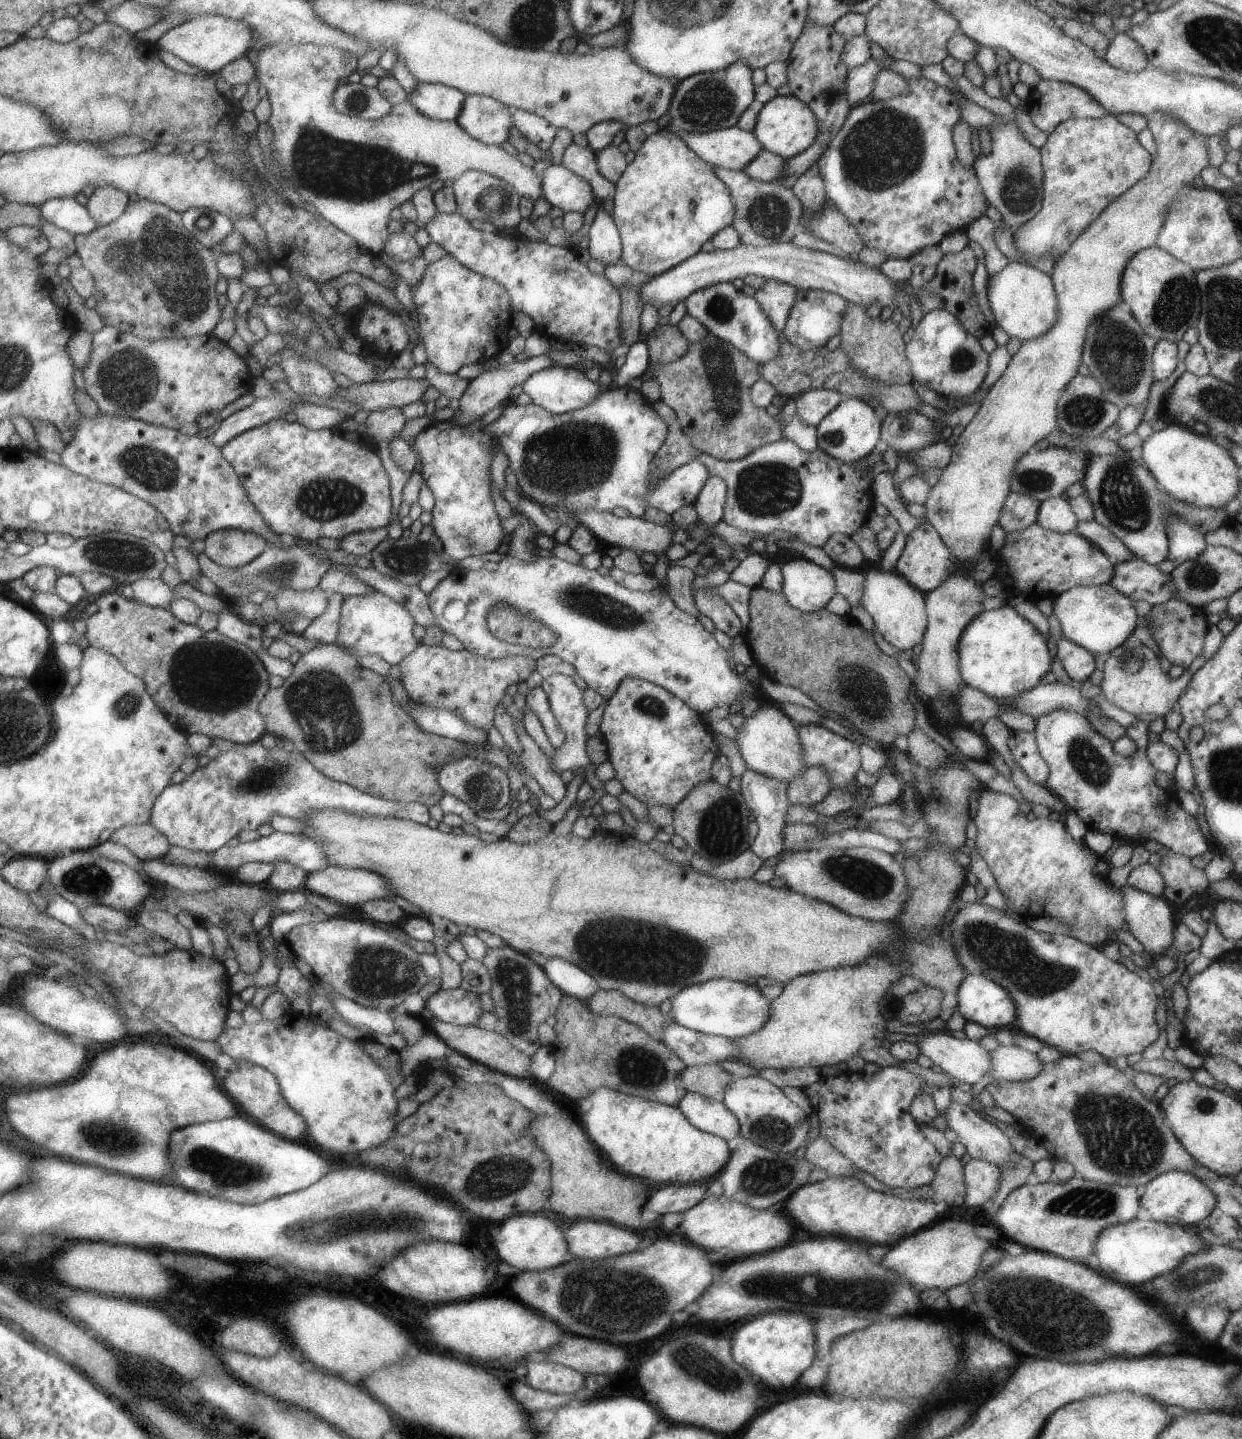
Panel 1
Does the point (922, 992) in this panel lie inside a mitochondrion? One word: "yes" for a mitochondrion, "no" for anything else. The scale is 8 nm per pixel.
yes

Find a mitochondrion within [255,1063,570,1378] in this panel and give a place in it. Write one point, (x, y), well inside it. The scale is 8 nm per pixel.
(500, 1175)

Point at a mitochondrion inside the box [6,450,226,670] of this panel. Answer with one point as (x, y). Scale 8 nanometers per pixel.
(121, 556)

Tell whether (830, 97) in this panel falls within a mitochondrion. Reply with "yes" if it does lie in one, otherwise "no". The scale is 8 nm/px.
yes

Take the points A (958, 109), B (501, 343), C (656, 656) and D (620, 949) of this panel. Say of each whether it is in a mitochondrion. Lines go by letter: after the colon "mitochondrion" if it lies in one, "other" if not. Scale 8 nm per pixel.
A: other
B: other
C: other
D: mitochondrion

